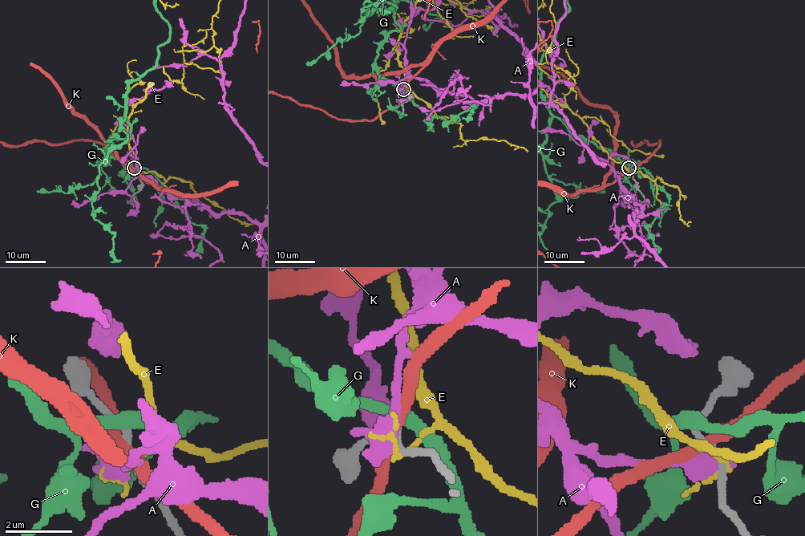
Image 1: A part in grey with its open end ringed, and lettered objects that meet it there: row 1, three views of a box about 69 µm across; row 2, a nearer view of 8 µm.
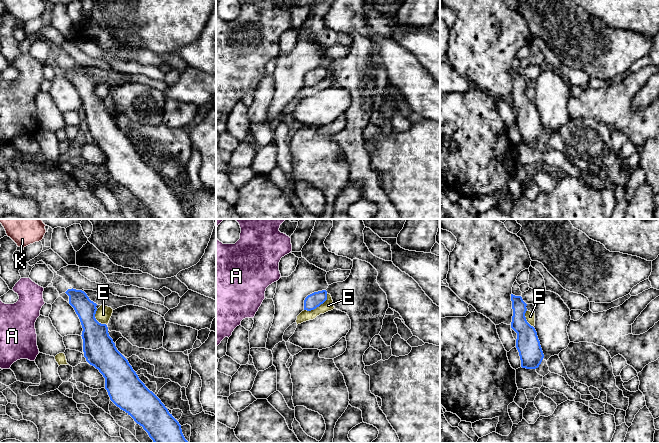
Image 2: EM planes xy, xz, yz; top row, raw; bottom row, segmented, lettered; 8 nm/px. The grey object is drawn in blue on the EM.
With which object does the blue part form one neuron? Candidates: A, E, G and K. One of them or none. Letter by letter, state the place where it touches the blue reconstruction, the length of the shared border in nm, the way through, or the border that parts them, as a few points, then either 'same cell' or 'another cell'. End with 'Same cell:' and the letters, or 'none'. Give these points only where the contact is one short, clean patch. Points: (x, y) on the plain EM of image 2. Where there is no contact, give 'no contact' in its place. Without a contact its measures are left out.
A: no contact; another cell
E: contact xz (318, 82); length 240 nm; border xz (327, 69), (327, 74), (318, 82), (310, 86), (304, 86); another cell
G: no contact; another cell
K: no contact; another cell
Same cell: none

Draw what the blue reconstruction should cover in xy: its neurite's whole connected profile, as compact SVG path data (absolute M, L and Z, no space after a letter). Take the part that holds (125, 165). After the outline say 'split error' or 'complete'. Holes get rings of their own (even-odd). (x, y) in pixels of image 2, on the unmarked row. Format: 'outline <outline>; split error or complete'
outline M72 64L65 69L69 72L69 80L74 84L83 104L81 112L84 133L105 154L105 165L110 176L142 202L154 219L189 219L182 209L179 198L169 189L161 176L145 162L128 136L117 126L109 112L107 101L96 96L97 80L82 66Z; complete

